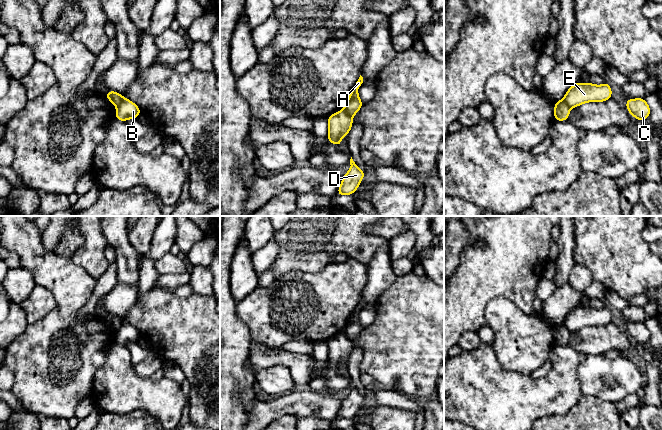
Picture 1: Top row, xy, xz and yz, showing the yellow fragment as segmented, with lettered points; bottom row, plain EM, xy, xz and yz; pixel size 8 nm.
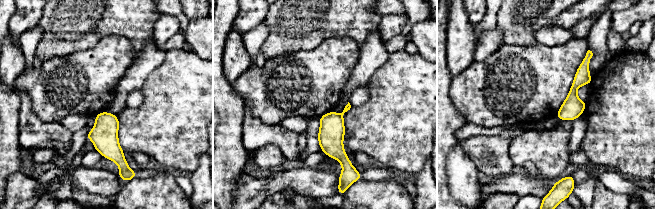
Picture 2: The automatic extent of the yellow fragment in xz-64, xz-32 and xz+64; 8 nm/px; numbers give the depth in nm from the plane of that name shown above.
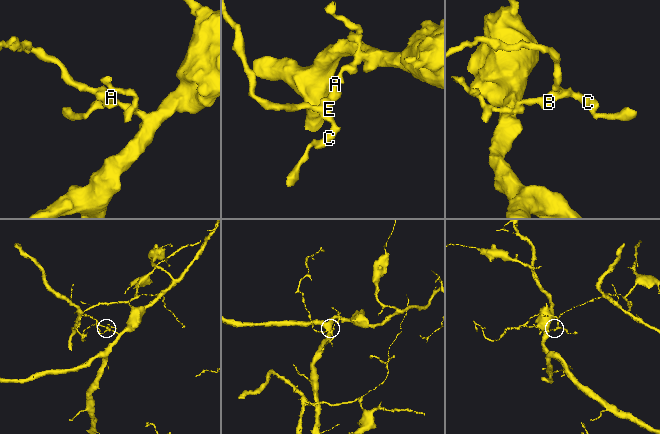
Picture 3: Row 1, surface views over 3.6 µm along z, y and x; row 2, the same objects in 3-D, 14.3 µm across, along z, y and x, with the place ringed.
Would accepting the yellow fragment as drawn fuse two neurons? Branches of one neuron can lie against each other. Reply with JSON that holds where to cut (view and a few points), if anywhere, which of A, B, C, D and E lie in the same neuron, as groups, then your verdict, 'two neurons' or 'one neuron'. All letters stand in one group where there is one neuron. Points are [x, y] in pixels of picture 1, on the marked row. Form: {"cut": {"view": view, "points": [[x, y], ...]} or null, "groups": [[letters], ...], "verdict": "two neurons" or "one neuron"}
{"cut": {"view": "xy", "points": [[123, 97], [116, 106]]}, "groups": [["A", "B"], ["C", "D", "E"]], "verdict": "two neurons"}

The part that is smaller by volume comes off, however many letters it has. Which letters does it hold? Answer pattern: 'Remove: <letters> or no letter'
Remove: C, D, E

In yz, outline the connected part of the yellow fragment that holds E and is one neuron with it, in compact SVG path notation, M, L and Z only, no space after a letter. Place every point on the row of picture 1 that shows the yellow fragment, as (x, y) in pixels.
M577 82L565 93L563 101L570 107L578 107L587 102L605 102L612 98L609 82L603 85Z

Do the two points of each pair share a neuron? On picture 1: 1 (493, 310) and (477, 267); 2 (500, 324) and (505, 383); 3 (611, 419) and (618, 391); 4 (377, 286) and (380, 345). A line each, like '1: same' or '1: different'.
1: different
2: different
3: different
4: different

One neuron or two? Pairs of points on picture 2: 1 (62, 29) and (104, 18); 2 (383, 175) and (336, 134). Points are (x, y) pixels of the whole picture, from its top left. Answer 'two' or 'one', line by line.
1: one
2: one

